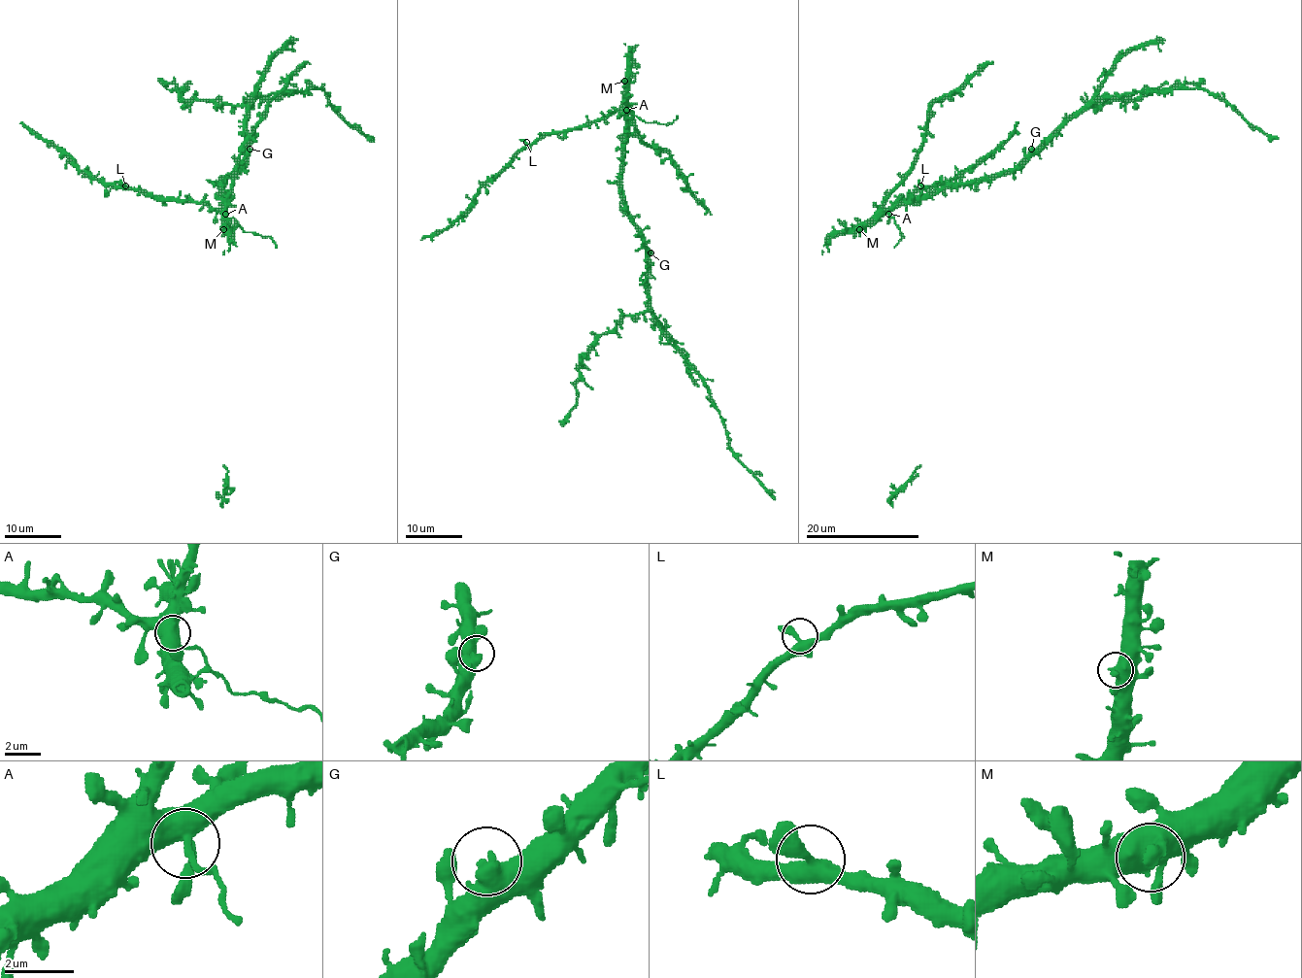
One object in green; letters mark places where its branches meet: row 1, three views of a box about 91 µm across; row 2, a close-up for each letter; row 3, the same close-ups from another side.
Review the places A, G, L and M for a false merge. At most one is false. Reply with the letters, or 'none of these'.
A

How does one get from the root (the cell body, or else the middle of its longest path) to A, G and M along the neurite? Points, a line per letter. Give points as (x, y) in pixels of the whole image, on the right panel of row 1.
A: (957, 185), (936, 188), (903, 201), (888, 214)
G: (957, 185), (979, 184), (1003, 176), (1017, 167), (1031, 149)
M: (957, 185), (936, 188), (888, 208), (880, 208), (859, 229)

